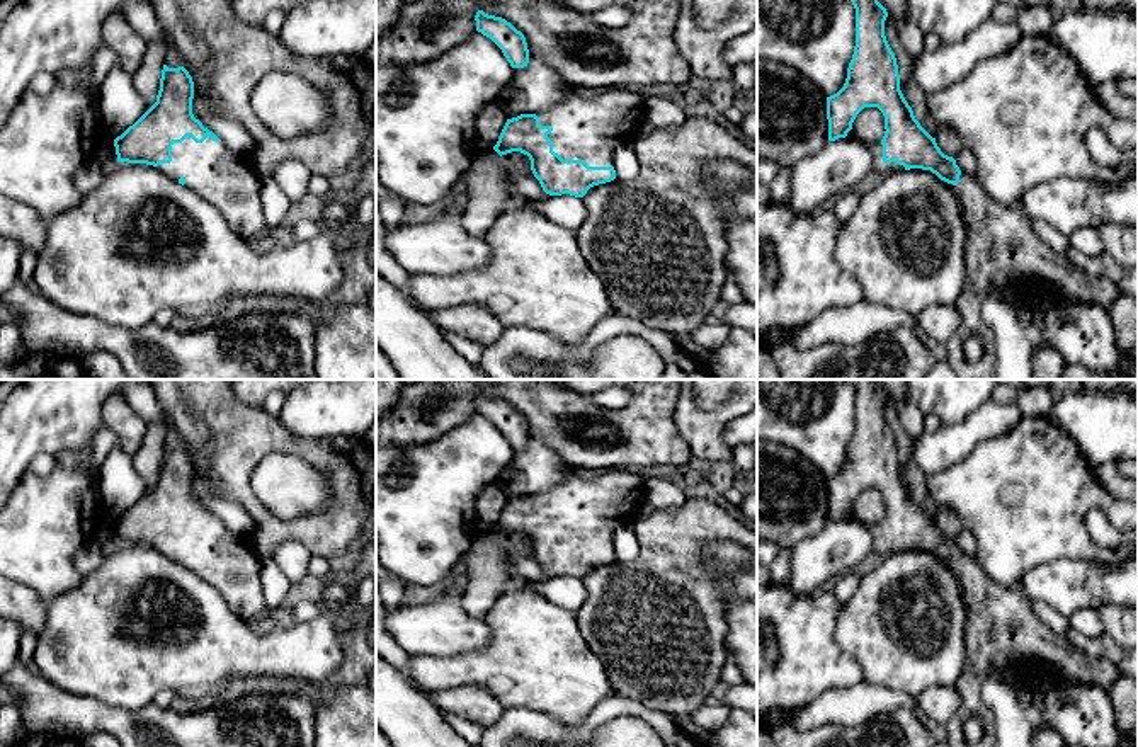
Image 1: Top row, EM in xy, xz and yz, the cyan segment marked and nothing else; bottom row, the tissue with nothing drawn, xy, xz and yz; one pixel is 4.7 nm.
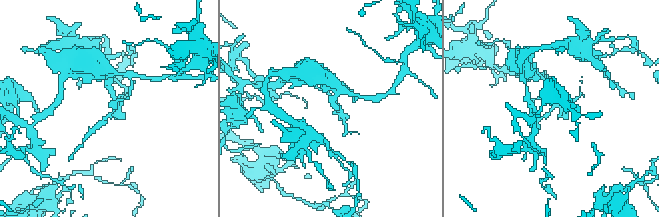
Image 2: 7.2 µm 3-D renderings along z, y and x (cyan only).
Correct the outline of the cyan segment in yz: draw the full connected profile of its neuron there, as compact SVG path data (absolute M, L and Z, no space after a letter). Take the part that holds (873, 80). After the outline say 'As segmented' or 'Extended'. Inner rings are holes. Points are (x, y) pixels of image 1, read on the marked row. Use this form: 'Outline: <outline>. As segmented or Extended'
Outline: M878 0L851 2L856 9L856 46L844 87L827 97L828 141L845 136L856 138L852 129L856 116L864 107L878 107L885 116L886 131L881 141L869 145L873 168L883 177L903 168L930 170L949 184L949 189L961 202L968 240L964 255L966 276L963 291L954 303L961 323L946 344L947 361L958 379L995 379L993 334L982 316L982 305L990 294L997 294L1014 306L1017 294L1024 293L1027 284L1033 284L1036 289L1051 289L1072 303L1101 305L1111 310L1121 291L1109 279L1092 277L1067 255L1055 252L1036 235L1033 220L1019 204L1007 206L993 201L975 177L963 174L956 160L941 151L936 138L920 126L900 90L896 58L885 36L886 9ZM970 337L978 337L983 342L980 361L970 361L964 356L963 345Z. Extended

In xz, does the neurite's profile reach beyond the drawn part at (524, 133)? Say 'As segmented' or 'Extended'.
Extended

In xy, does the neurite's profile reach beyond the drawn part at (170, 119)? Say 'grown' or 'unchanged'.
grown

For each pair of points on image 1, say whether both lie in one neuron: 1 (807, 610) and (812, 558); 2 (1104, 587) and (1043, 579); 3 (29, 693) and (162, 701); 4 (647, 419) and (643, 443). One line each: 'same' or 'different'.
1: different
2: same
3: different
4: same

